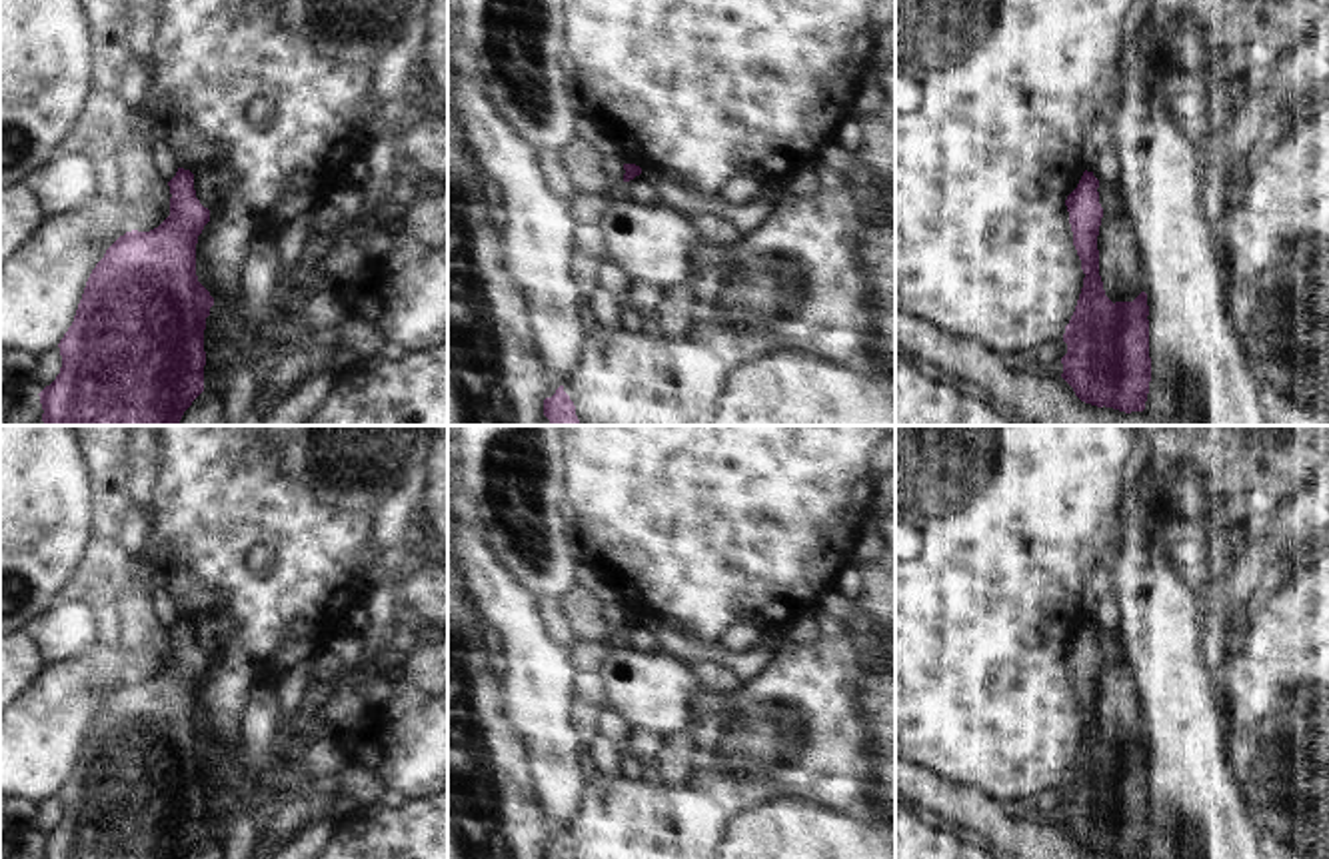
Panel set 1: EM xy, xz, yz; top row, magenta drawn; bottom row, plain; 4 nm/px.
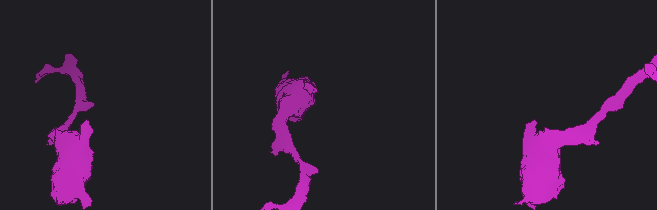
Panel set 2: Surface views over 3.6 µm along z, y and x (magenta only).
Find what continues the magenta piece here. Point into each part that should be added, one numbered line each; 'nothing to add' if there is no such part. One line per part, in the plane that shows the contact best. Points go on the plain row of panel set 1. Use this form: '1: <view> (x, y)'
nothing to add

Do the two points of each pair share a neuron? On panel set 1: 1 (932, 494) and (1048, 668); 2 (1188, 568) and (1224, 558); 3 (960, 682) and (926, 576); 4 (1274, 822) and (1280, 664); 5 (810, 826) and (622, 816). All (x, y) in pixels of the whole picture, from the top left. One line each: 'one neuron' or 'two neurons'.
1: one neuron
2: two neurons
3: one neuron
4: one neuron
5: two neurons

